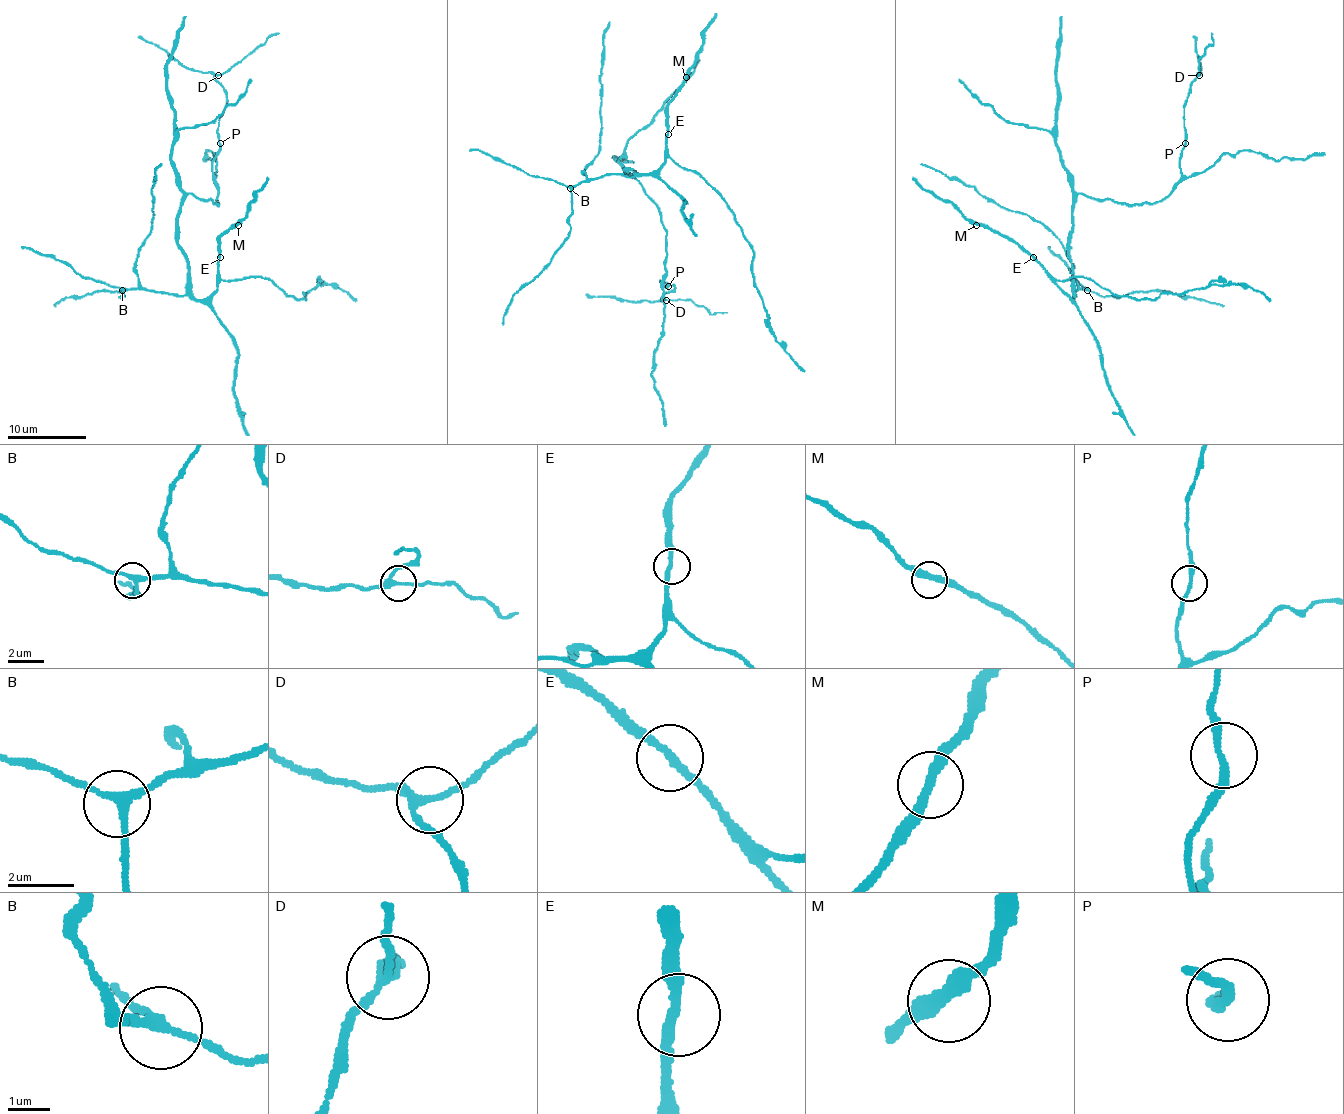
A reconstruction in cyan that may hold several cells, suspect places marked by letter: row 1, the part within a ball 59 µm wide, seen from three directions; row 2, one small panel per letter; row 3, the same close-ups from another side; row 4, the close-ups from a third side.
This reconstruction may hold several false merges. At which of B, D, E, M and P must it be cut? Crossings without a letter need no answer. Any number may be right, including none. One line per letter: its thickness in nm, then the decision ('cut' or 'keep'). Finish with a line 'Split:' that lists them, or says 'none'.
B: 220 nm thick; keep
D: 200 nm thick; keep
E: 240 nm thick; keep
M: 320 nm thick; keep
P: 200 nm thick; keep
Split: none

